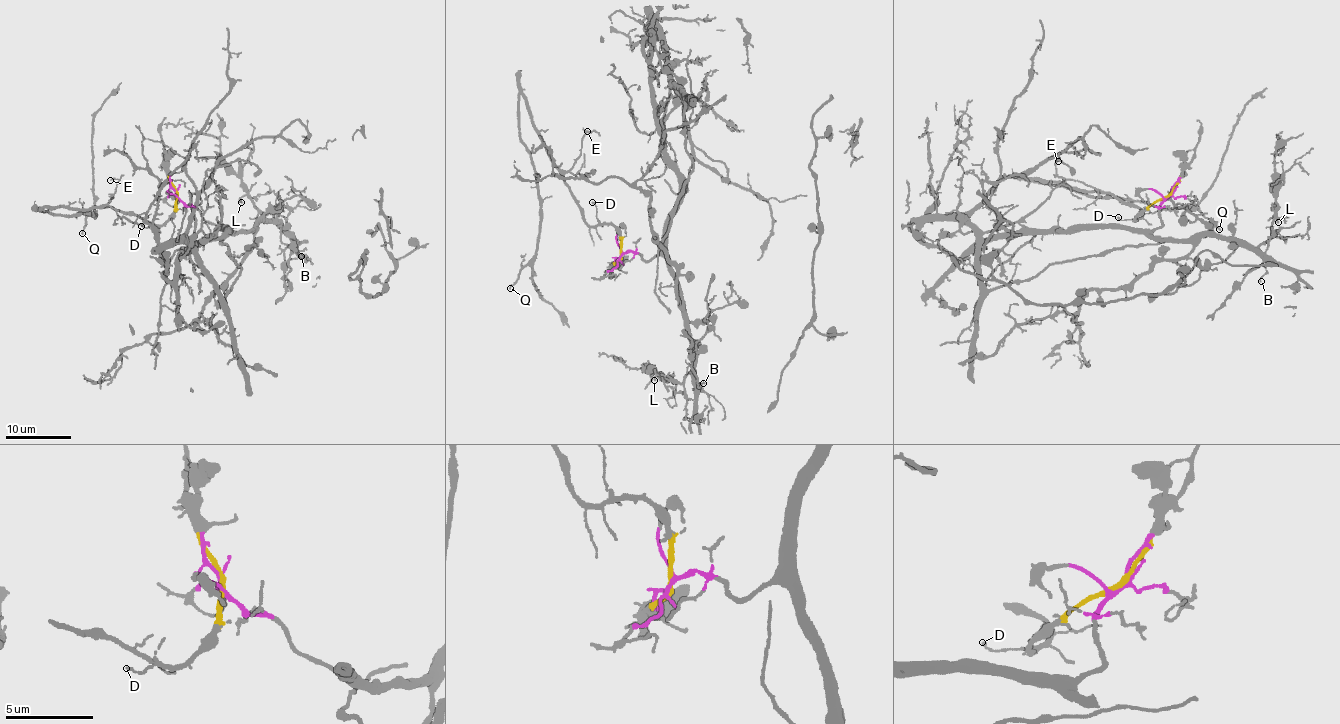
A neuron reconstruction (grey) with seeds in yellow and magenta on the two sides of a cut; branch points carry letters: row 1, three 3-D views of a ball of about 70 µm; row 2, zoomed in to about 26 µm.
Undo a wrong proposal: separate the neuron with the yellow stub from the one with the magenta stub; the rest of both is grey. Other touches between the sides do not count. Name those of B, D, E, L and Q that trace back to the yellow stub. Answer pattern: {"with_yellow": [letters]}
{"with_yellow": ["D", "E", "Q"]}

